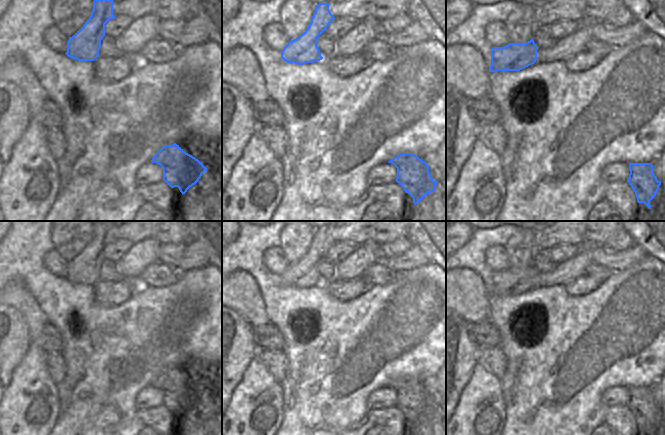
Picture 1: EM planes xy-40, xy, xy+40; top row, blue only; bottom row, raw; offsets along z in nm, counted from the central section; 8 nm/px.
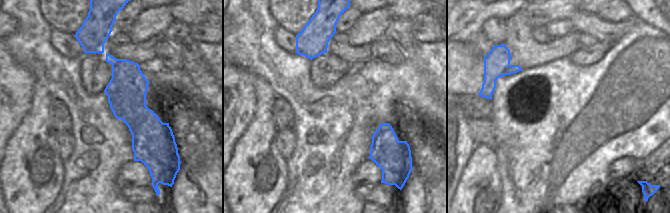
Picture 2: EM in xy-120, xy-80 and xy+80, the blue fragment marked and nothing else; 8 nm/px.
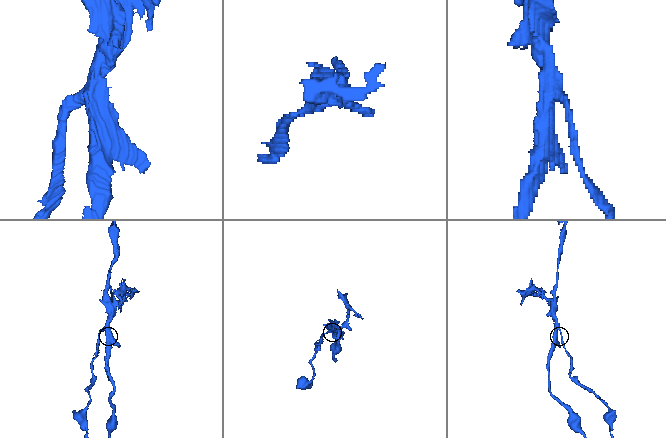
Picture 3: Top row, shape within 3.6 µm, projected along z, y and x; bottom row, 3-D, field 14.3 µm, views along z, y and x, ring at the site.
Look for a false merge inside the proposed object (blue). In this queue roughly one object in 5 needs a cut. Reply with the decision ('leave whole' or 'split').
split

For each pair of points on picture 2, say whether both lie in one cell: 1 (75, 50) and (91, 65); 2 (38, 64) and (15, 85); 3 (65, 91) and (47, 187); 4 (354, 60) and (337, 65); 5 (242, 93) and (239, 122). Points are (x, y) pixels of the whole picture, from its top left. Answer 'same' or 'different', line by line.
1: different
2: different
3: different
4: different
5: same

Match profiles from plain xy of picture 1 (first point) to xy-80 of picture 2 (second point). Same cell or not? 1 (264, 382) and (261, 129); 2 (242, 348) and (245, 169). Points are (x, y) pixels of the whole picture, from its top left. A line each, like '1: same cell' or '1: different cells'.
1: same cell
2: different cells

